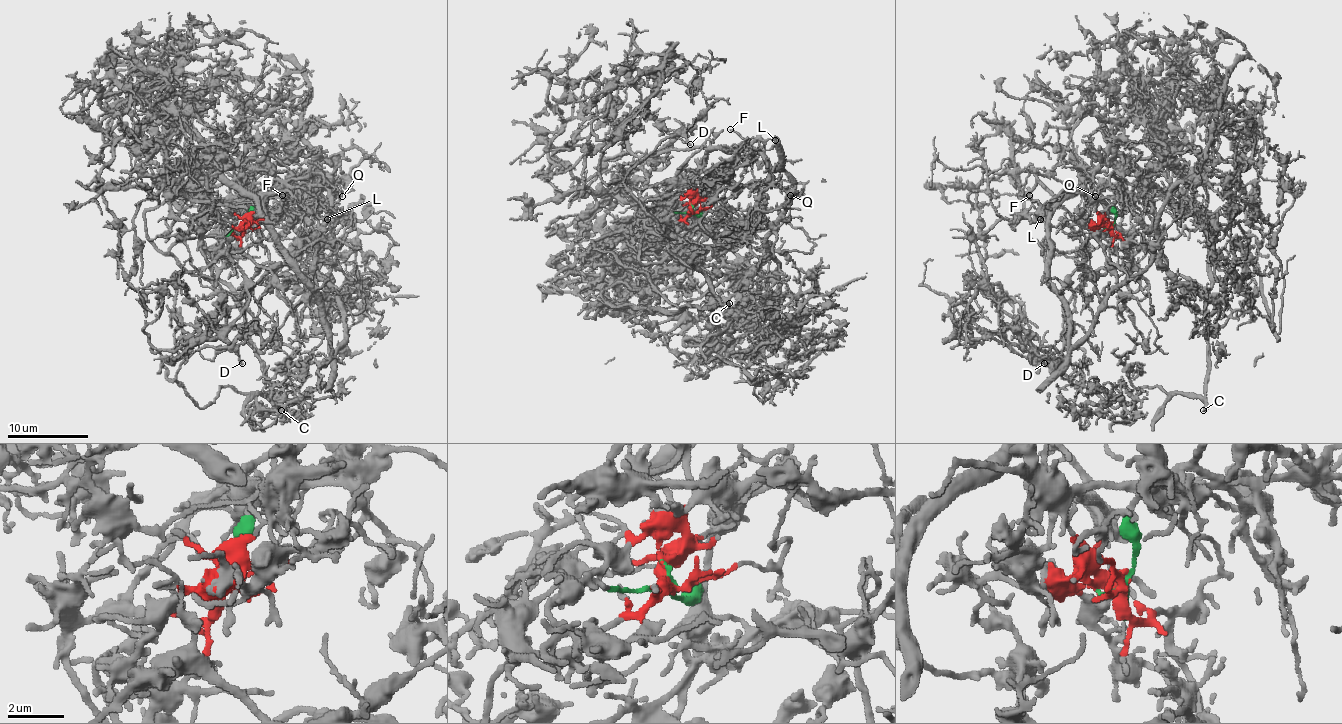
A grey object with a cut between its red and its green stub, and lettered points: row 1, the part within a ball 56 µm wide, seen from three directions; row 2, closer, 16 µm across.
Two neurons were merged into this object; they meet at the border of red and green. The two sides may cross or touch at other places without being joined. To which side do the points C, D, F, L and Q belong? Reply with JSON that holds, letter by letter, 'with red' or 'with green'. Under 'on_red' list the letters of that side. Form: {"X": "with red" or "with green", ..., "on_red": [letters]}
{"C": "with red", "D": "with red", "F": "with green", "L": "with green", "Q": "with green", "on_red": ["C", "D"]}

